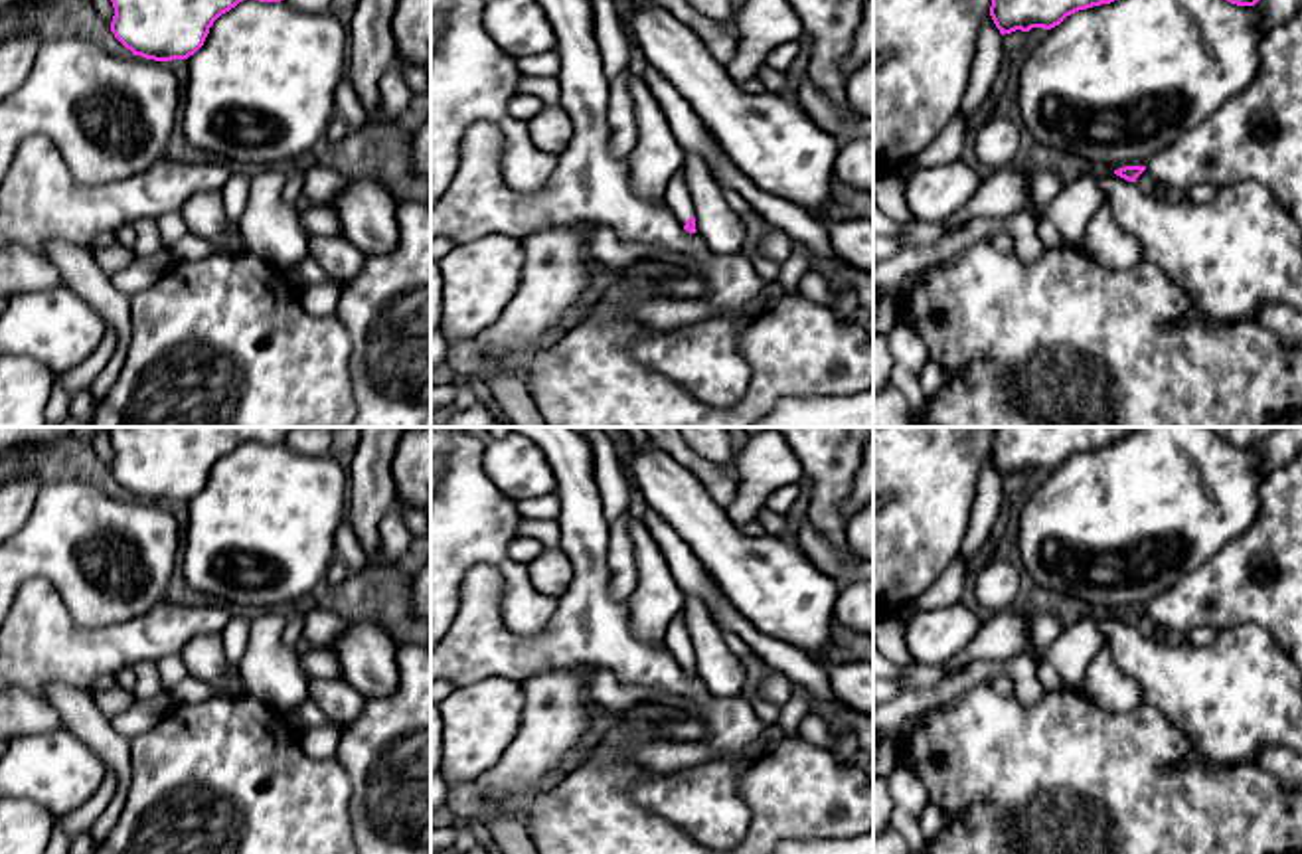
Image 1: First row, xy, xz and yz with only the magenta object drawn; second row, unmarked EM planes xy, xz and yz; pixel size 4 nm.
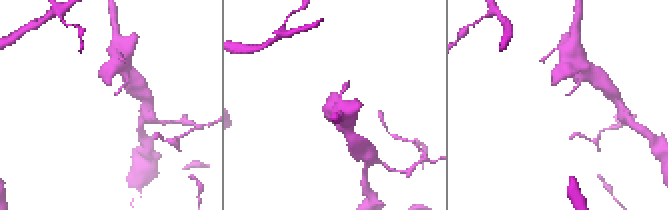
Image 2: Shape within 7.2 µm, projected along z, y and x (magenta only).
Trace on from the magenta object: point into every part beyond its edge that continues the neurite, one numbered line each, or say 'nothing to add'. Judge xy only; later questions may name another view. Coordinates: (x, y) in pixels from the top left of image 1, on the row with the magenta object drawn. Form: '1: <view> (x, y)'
nothing to add

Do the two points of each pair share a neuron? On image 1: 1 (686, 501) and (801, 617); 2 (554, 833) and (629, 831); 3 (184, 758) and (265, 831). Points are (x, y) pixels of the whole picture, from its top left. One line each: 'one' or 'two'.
1: one
2: one
3: one

